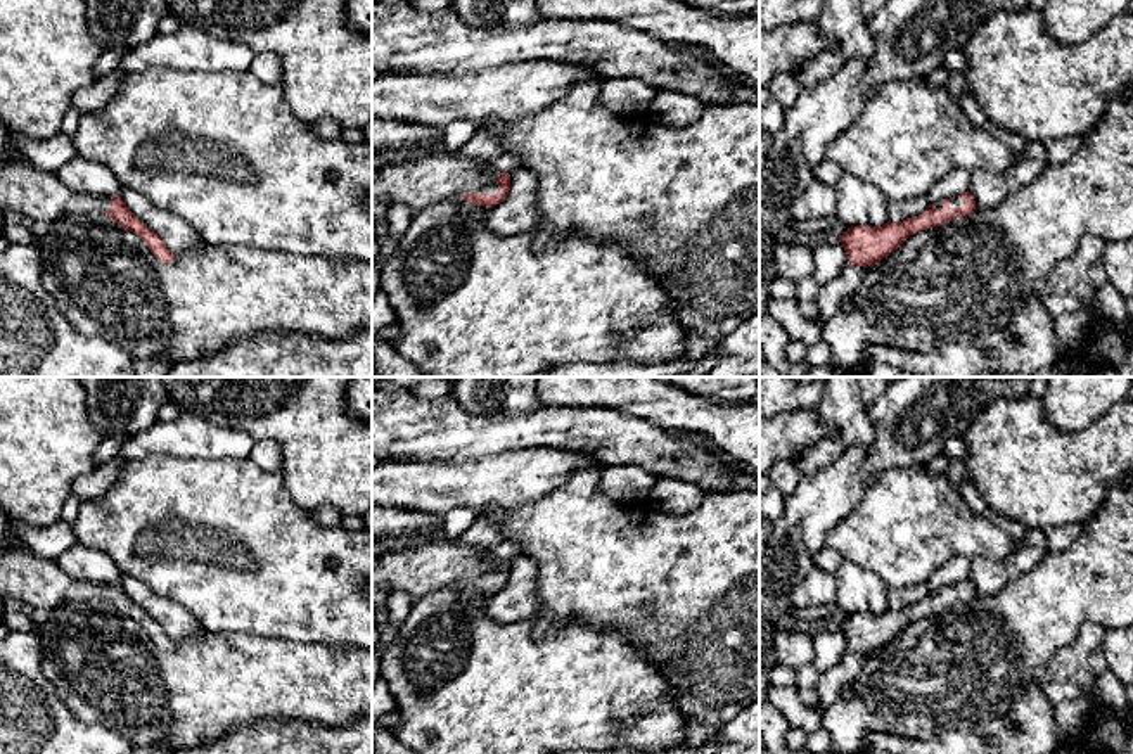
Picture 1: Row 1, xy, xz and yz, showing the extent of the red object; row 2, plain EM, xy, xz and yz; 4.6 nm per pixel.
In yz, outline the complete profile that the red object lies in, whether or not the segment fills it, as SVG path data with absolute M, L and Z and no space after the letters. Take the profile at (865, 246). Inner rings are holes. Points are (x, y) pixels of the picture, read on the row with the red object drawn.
M967 190L941 201L938 206L929 206L922 214L899 223L889 220L882 227L848 227L846 233L837 239L846 251L848 263L867 268L894 252L910 235L941 227L958 216L970 216L974 209L976 201Z

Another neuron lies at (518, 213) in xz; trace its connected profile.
M526 169L510 173L509 195L490 208L486 225L500 237L531 230L538 220L536 176Z

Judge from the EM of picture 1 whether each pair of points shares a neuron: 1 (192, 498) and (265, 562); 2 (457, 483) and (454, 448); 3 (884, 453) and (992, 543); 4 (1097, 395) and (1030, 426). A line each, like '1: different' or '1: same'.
1: same
2: different
3: different
4: different

